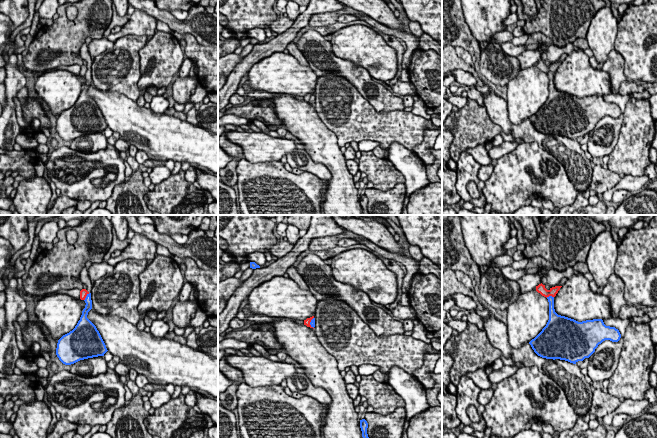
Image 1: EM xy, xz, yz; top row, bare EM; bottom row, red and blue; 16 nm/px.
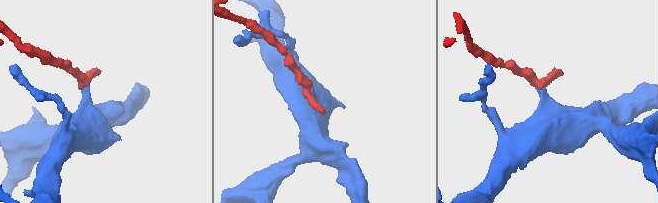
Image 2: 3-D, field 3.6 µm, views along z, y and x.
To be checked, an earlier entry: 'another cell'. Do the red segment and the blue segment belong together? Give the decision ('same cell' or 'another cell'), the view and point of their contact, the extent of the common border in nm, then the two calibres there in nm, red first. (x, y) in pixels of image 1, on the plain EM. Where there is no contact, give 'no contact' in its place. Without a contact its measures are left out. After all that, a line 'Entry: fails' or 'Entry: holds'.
another cell | xy (85, 73) | 150 nm | 130/120 nm
Entry: holds

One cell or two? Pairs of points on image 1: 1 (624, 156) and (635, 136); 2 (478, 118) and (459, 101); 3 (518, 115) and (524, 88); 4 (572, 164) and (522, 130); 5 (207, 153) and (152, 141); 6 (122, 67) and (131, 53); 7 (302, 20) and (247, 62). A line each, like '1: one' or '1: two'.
1: one
2: two
3: one
4: one
5: one
6: one
7: one

